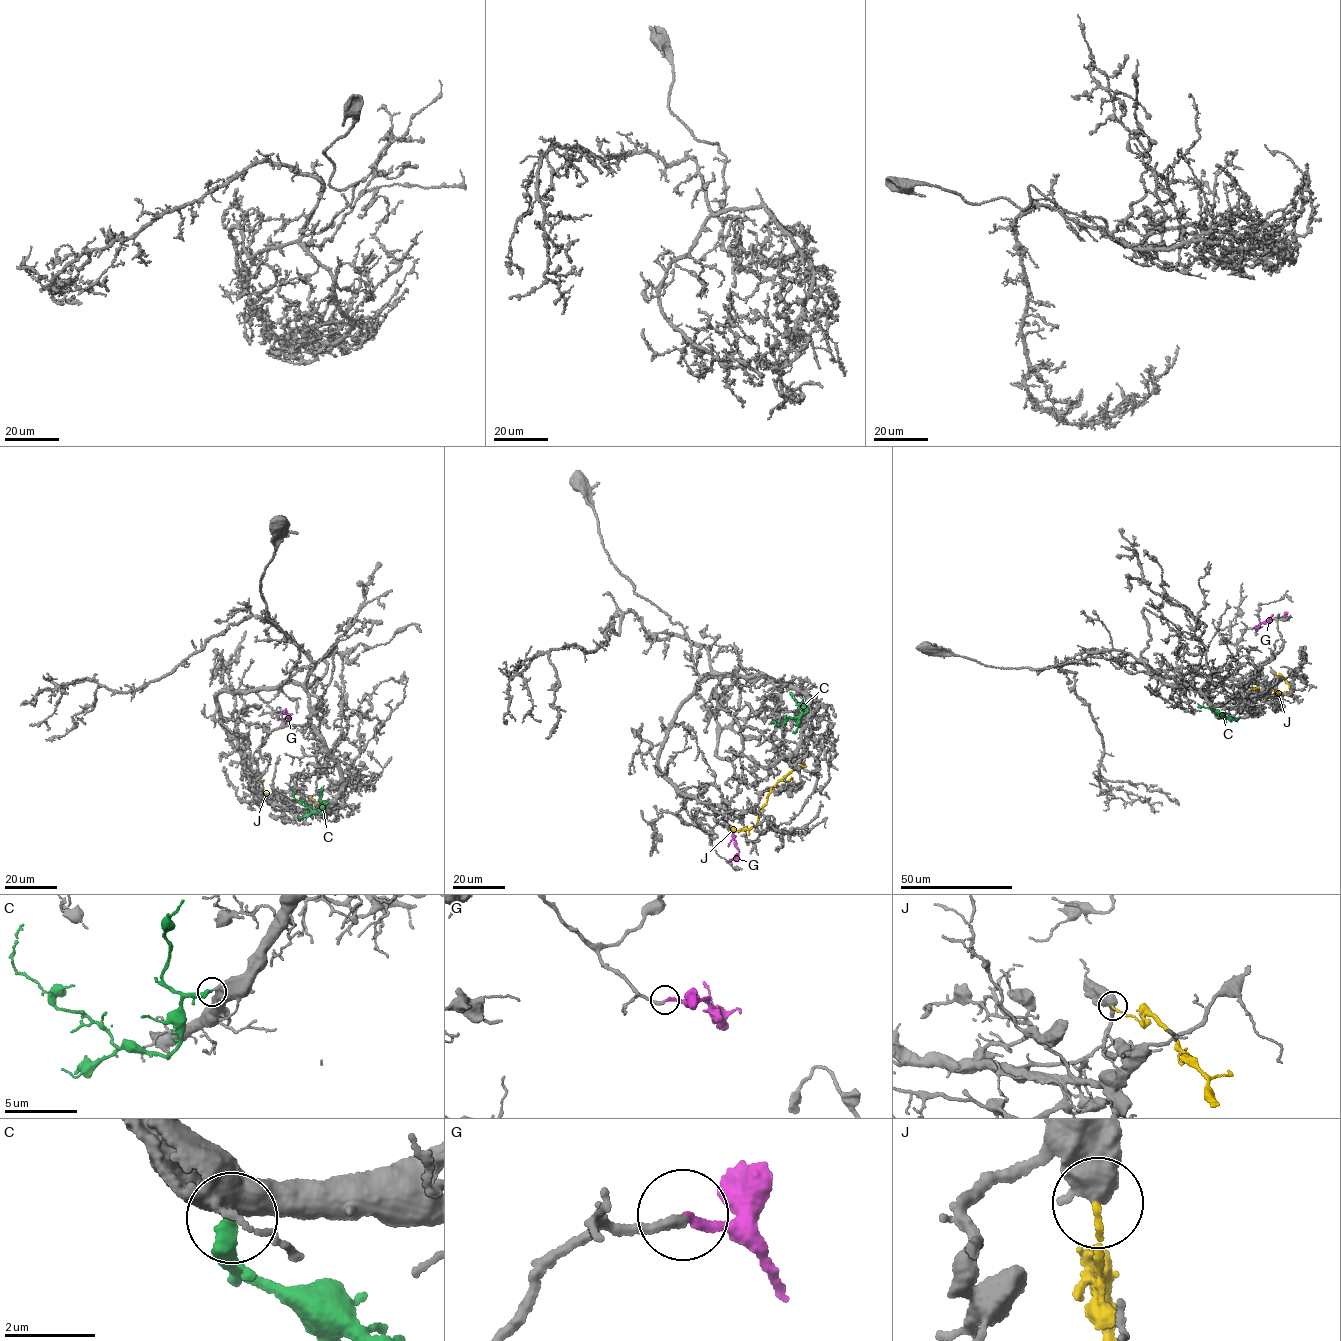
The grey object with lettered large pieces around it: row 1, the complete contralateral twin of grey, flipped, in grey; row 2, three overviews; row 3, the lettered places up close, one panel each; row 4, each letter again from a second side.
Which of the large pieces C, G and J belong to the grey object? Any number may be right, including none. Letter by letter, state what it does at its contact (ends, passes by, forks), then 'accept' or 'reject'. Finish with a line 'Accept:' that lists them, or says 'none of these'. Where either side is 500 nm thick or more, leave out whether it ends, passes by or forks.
C: accept
G: it ends; accept
J: reject
Accept: C, G

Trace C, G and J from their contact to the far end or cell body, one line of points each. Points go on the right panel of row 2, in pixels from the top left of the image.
C: (1212, 707), (1224, 716), (1220, 718), (1223, 714), (1217, 710)
G: (1257, 629), (1262, 623), (1285, 614), (1286, 620)
J: (1275, 673), (1285, 679), (1290, 690), (1266, 697), (1254, 688), (1255, 693)

